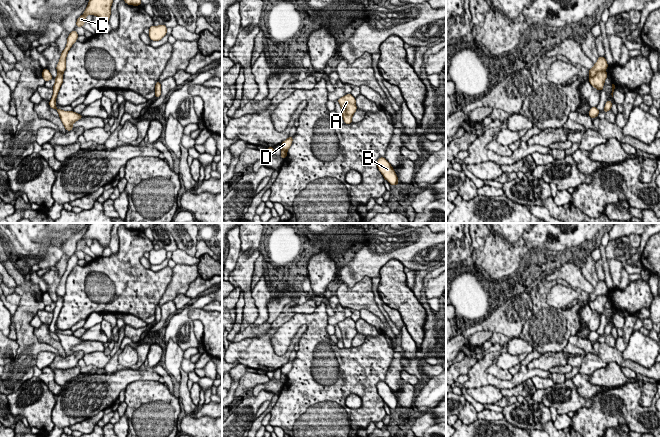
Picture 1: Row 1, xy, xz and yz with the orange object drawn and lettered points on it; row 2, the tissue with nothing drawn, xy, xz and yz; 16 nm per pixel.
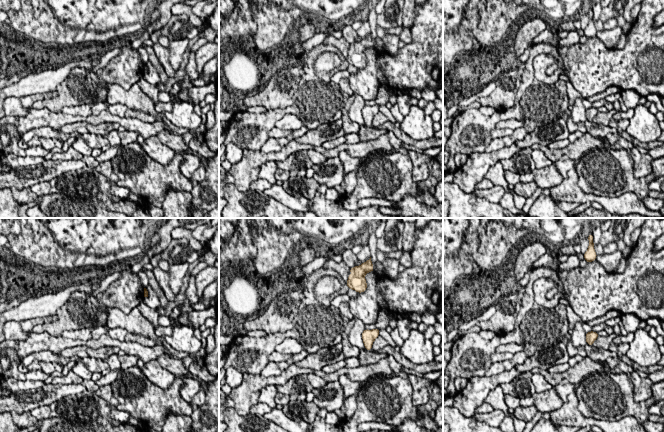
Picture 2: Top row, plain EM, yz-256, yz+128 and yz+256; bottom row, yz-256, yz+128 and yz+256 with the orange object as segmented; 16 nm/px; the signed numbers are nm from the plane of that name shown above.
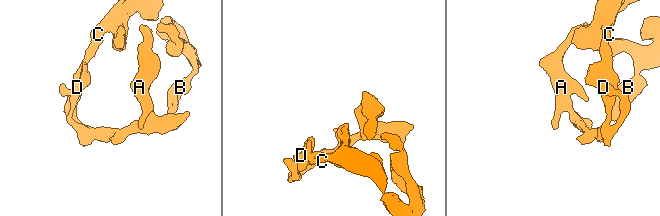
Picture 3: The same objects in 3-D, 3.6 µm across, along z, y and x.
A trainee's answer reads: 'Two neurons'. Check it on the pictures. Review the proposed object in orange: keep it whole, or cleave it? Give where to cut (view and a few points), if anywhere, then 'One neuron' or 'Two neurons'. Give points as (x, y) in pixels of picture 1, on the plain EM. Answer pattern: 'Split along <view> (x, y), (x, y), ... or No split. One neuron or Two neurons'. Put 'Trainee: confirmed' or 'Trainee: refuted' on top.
Trainee: confirmed
Split along yz (604, 294), (600, 294), (589, 301). Two neurons

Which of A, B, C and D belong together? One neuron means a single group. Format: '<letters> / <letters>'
A / B C D

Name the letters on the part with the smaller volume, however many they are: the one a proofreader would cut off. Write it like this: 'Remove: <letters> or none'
Remove: A

